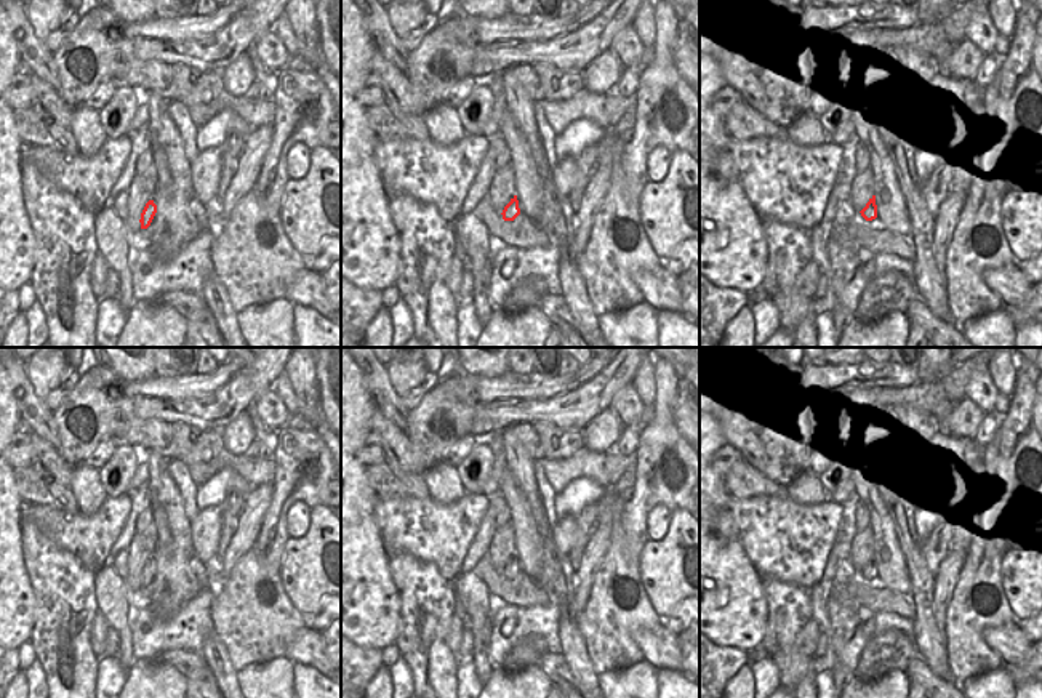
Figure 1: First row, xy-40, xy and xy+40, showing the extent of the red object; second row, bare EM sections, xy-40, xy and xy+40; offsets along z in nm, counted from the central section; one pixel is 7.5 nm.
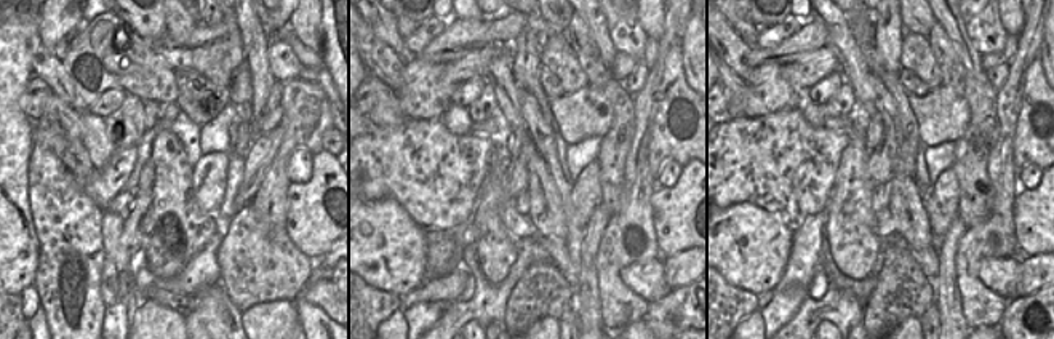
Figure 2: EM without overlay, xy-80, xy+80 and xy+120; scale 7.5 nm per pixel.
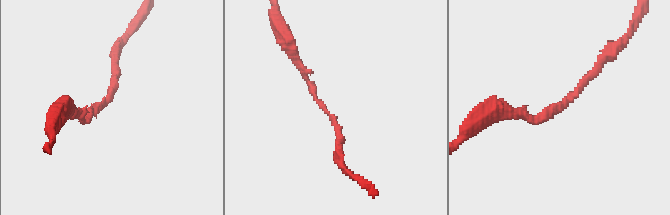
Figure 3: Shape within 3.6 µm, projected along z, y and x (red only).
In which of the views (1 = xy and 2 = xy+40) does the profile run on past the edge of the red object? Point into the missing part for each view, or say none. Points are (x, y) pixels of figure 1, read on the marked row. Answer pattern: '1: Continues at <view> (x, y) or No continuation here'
1: No continuation here
2: No continuation here.

